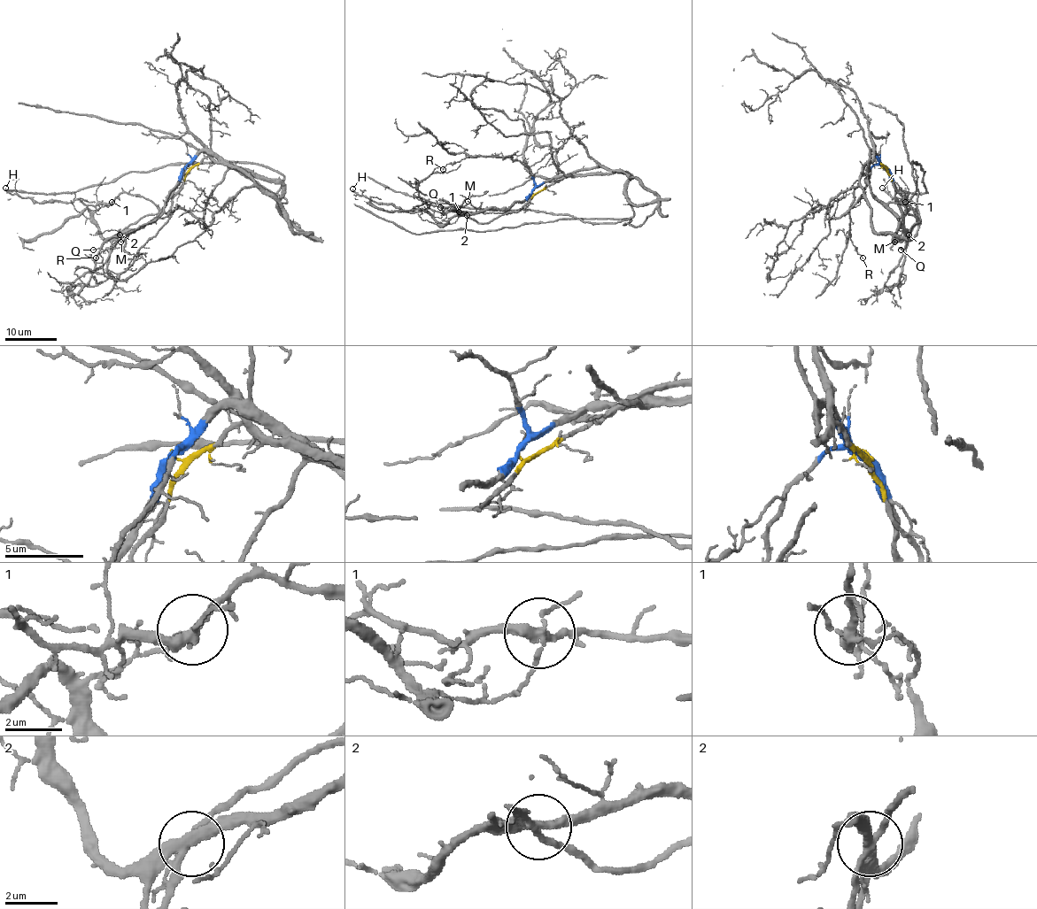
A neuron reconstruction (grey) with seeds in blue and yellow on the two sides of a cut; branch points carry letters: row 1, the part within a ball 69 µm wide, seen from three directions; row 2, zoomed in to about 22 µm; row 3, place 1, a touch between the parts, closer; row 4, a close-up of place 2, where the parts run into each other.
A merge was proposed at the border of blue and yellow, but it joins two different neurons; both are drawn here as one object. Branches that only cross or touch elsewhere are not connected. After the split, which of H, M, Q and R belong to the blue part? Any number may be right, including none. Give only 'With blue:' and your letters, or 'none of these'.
With blue: M, R

